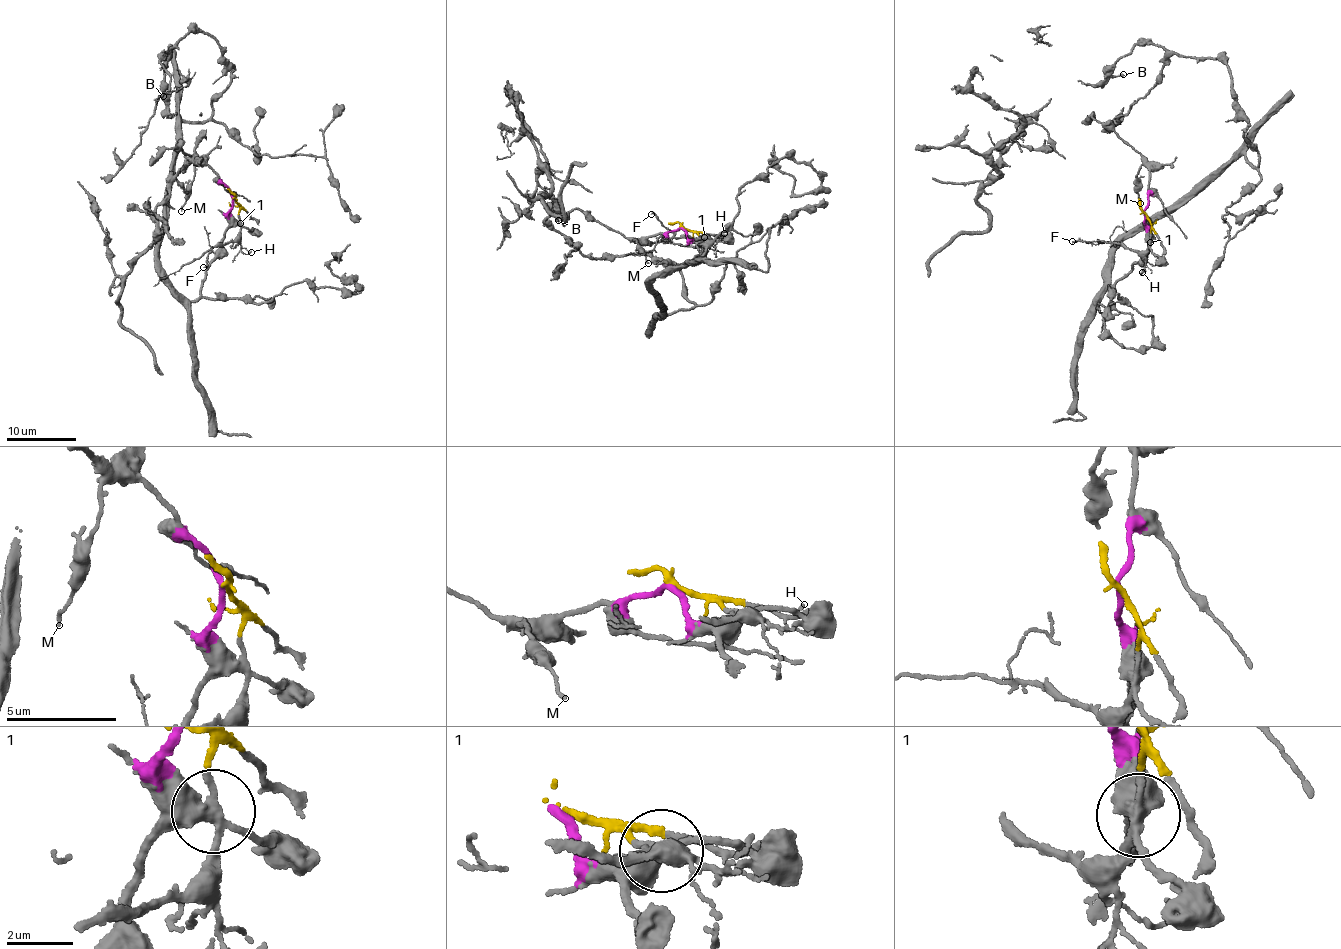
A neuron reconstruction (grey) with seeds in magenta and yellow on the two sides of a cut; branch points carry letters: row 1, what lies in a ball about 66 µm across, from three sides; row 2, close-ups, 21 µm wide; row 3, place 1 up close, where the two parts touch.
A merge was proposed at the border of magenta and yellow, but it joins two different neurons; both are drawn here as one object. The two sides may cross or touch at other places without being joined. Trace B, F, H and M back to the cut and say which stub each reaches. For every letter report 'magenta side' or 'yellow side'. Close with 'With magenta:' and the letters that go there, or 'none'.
B: magenta side
F: yellow side
H: yellow side
M: magenta side
With magenta: B, M

